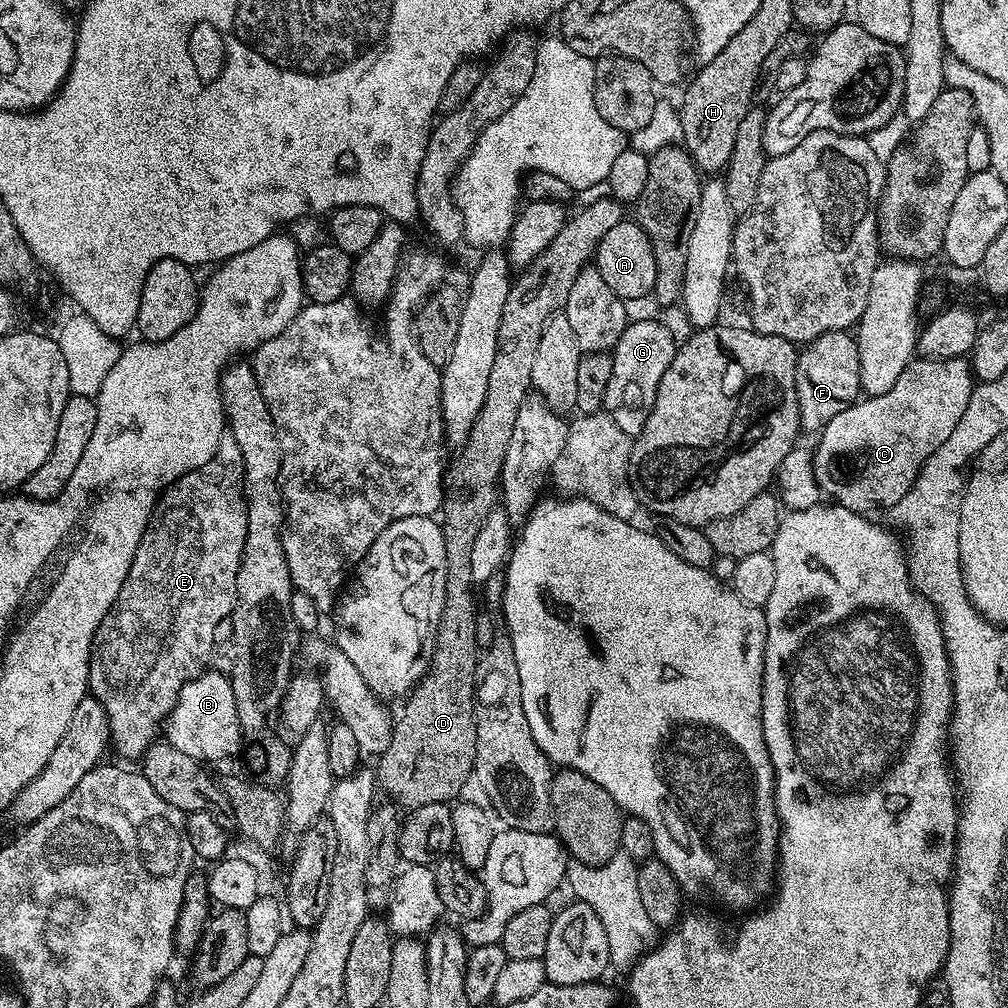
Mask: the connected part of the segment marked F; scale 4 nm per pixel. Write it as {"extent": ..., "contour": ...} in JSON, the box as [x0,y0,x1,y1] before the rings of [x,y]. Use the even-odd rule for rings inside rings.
{"extent":[796,331,861,434],"contour":[[[851,331],[827,332],[807,341],[796,357],[796,393],[800,426],[805,433],[819,434],[830,422],[861,399],[859,356],[856,337]]]}

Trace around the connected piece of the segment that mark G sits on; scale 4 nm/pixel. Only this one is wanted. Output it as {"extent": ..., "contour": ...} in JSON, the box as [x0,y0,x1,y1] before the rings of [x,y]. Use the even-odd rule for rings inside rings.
{"extent":[602,319,678,438],"contour":[[[633,319],[626,326],[622,338],[618,338],[616,347],[610,353],[614,362],[614,371],[610,374],[610,382],[607,383],[602,408],[610,418],[614,418],[614,422],[618,422],[618,427],[623,430],[625,437],[634,438],[642,434],[642,426],[646,426],[646,420],[654,410],[654,400],[658,394],[658,384],[662,382],[662,374],[666,374],[670,362],[674,362],[677,347],[678,340],[672,337],[671,330],[660,320]]]}

